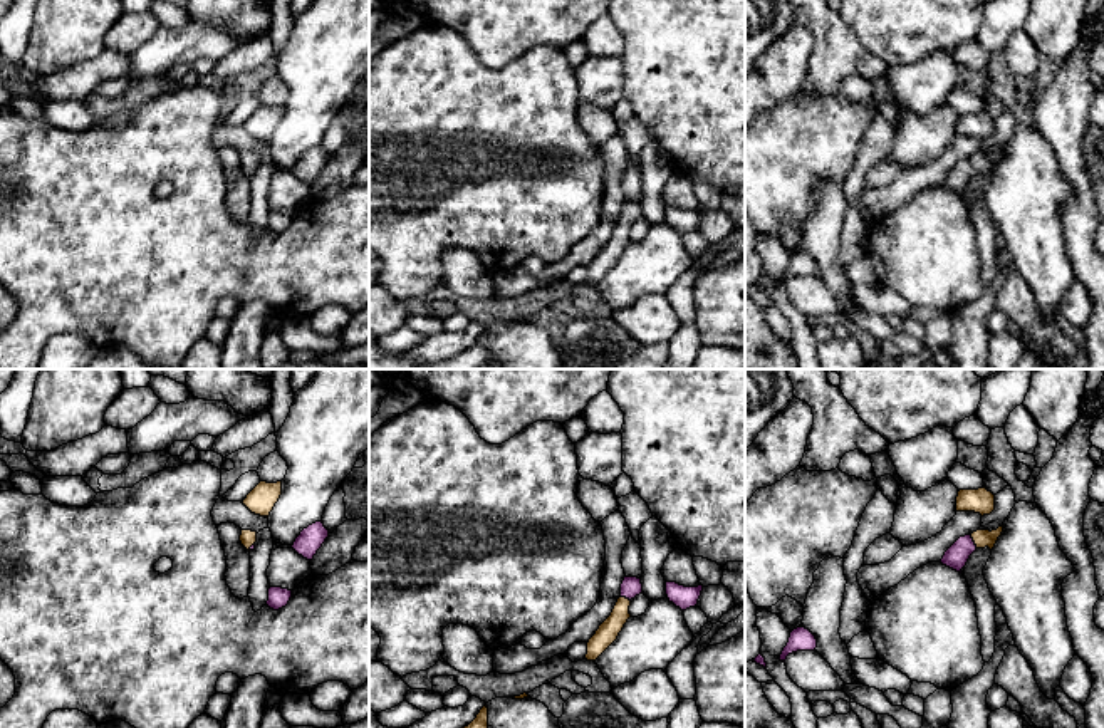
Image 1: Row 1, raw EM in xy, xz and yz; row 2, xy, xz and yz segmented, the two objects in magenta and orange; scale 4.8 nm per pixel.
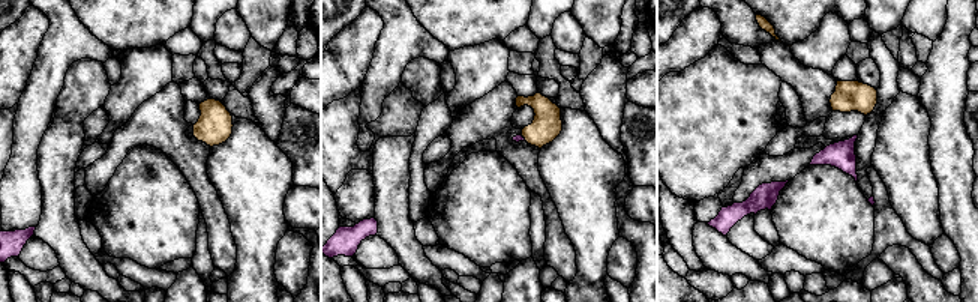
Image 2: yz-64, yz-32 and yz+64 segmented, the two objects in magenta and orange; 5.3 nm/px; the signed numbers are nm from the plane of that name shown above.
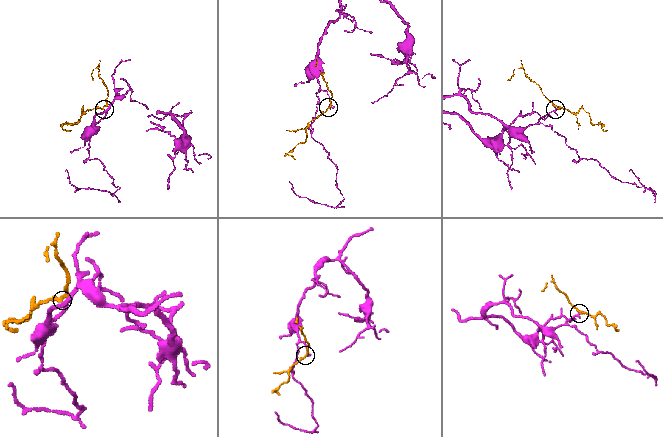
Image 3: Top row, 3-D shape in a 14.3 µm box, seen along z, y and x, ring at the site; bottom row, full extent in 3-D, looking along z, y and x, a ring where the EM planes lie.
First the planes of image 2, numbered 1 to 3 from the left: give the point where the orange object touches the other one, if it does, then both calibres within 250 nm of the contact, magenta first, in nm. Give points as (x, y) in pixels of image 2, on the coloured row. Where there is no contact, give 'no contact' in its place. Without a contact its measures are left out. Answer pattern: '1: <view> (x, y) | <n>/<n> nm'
1: no contact
2: yz-32 (524, 138) | 40/160 nm
3: no contact

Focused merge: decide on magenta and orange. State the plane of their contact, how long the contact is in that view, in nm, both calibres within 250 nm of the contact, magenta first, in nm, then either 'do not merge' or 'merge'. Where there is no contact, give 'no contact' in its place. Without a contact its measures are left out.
contact in yz; length 70 nm; calibres 110 and 90 nm; merge

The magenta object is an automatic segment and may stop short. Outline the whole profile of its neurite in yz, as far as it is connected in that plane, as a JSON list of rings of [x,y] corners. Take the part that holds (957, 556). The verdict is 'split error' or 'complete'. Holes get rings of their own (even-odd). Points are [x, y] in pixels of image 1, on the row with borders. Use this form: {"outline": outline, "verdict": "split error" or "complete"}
{"outline": [[[1003,525],[997,530],[976,530],[971,535],[960,537],[943,555],[940,560],[943,565],[961,574],[961,569],[966,565],[970,555],[976,549],[988,547],[990,550],[995,547],[998,537],[1003,532]]], "verdict": "split error"}

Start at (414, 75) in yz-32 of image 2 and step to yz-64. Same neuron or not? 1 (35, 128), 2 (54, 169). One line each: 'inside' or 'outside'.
1: outside
2: inside

